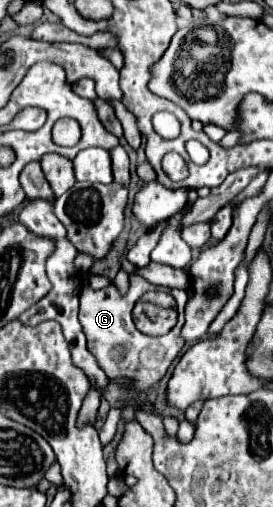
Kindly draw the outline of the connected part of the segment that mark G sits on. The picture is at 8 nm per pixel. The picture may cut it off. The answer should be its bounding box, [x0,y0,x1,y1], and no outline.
[79,274,189,392]

